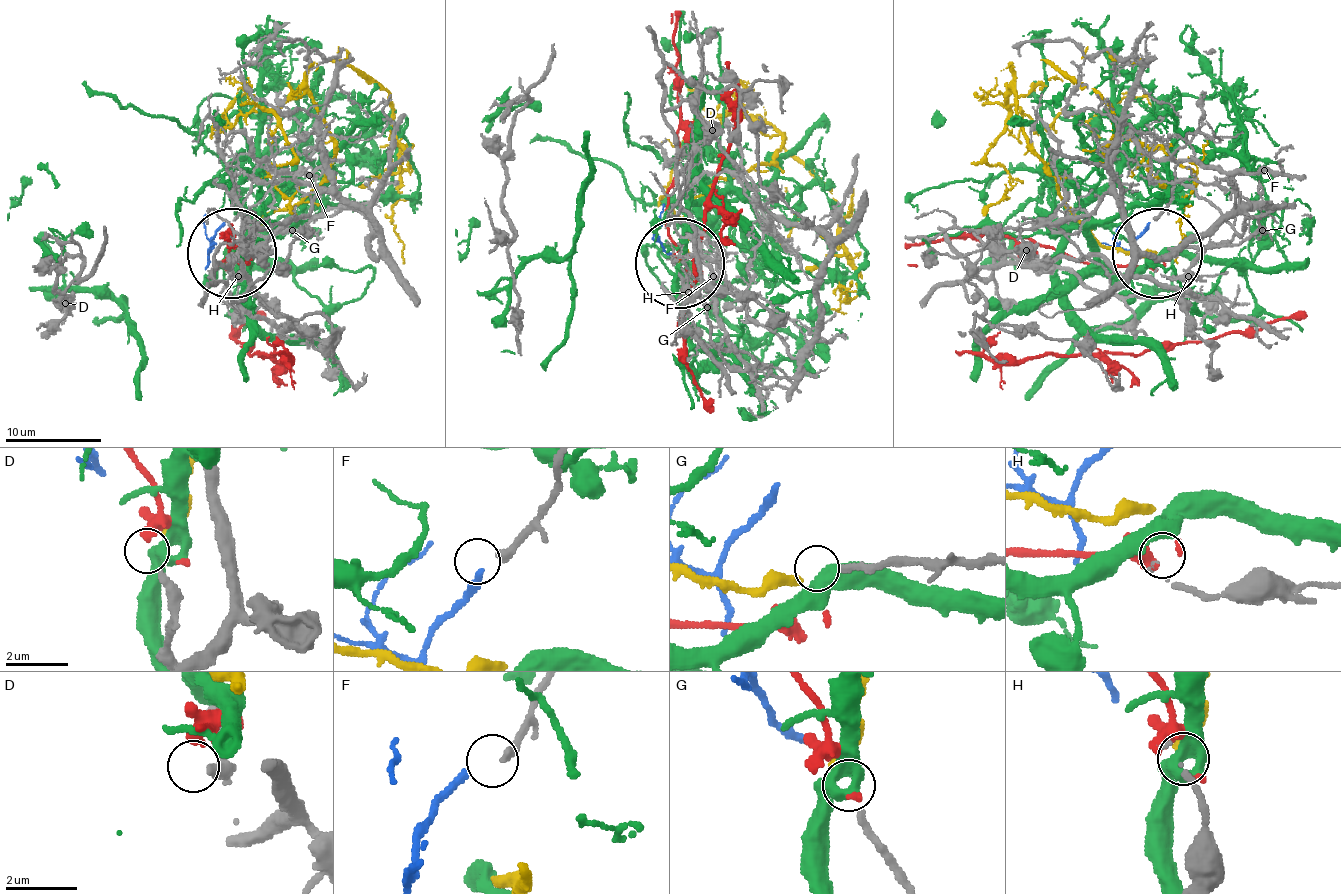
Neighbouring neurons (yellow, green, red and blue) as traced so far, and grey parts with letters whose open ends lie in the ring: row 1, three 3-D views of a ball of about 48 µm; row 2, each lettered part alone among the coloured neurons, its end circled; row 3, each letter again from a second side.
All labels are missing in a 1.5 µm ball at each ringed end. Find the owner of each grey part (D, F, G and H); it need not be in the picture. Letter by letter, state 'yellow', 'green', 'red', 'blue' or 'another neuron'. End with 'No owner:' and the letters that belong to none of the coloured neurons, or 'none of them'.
D: another neuron
F: blue
G: yellow
H: red
No owner: D

